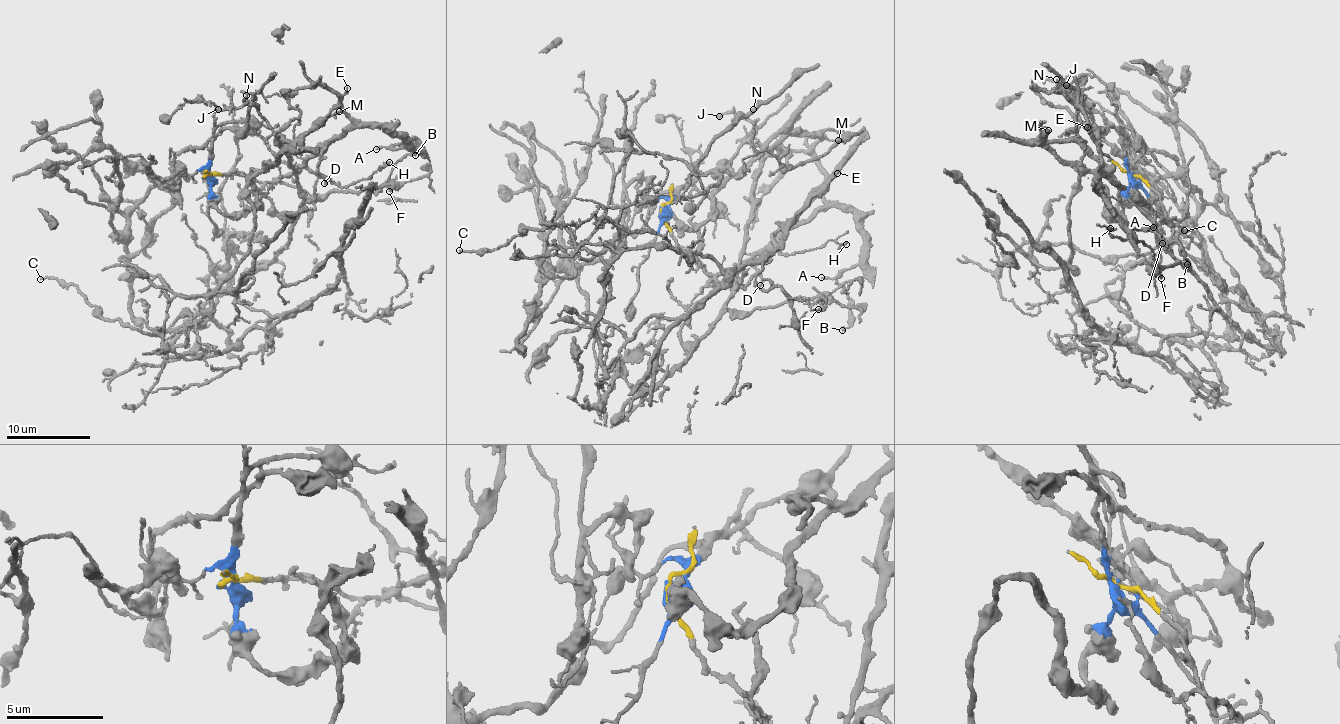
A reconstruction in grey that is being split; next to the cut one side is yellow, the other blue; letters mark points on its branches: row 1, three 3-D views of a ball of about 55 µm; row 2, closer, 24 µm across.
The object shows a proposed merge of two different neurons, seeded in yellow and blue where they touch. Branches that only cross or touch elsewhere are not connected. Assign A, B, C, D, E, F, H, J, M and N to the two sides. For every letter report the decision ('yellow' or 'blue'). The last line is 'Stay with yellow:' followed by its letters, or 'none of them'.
A: yellow
B: yellow
C: blue
D: yellow
E: yellow
F: yellow
H: yellow
J: blue
M: blue
N: blue
Stay with yellow: A, B, D, E, F, H

